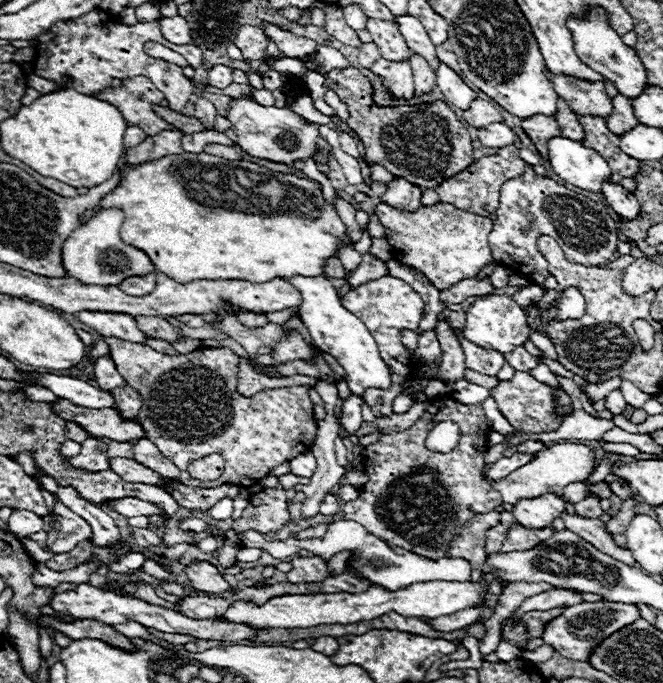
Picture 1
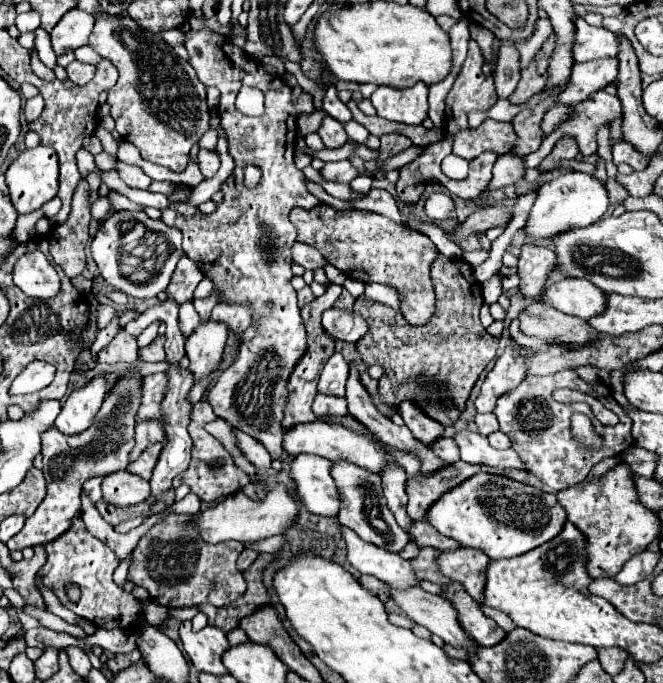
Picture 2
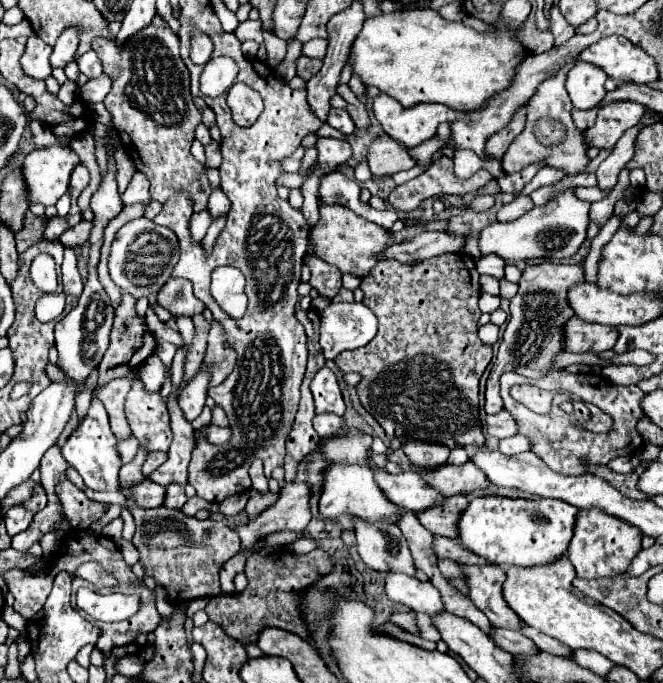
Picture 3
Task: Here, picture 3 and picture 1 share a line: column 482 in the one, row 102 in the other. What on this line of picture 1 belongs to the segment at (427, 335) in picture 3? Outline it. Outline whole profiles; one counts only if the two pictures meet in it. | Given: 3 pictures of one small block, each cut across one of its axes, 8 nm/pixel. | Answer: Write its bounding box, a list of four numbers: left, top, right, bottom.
[326,66,474,188]

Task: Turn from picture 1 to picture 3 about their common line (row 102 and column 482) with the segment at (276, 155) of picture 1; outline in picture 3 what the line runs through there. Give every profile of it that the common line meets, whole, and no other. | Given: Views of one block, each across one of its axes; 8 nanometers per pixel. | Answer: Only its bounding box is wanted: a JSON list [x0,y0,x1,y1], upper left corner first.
[480,190,590,264]

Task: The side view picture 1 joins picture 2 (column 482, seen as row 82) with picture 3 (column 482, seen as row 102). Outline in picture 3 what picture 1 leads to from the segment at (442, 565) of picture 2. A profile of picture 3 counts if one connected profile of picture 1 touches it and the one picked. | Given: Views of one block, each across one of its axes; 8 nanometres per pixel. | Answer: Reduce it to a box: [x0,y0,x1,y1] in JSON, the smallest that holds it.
[462,566,524,630]

